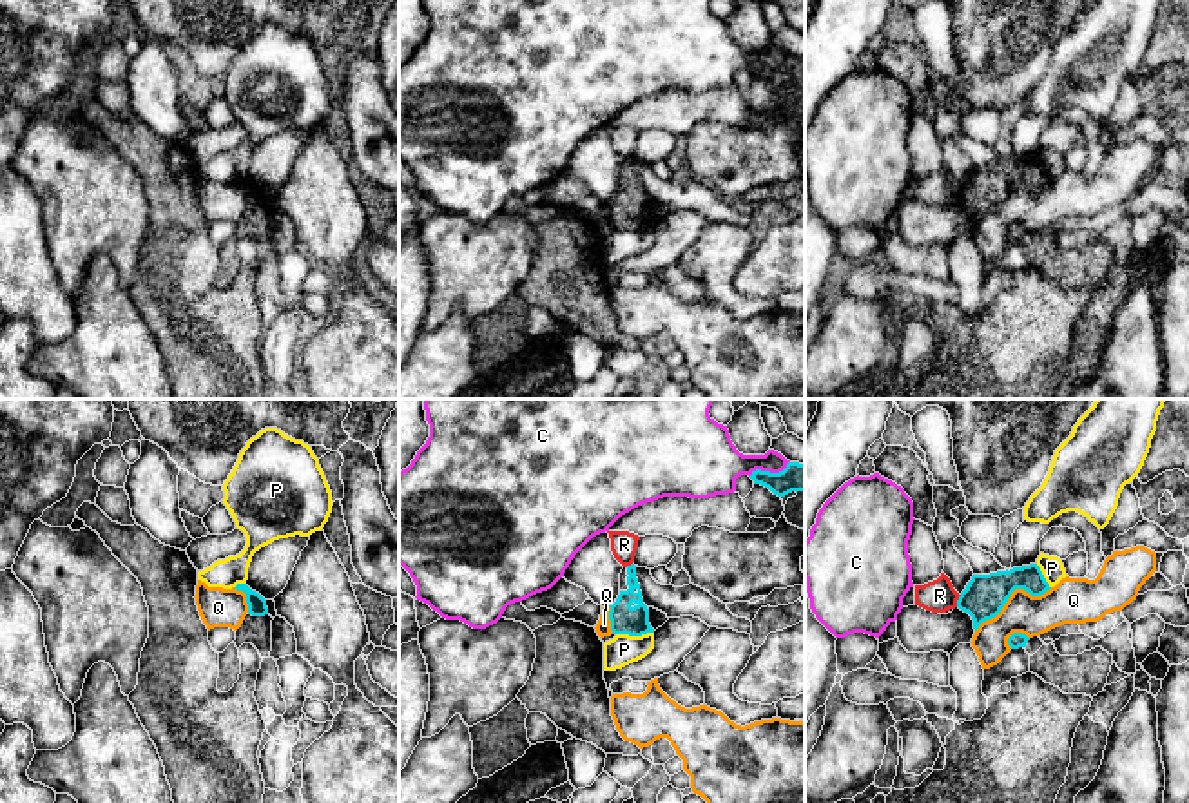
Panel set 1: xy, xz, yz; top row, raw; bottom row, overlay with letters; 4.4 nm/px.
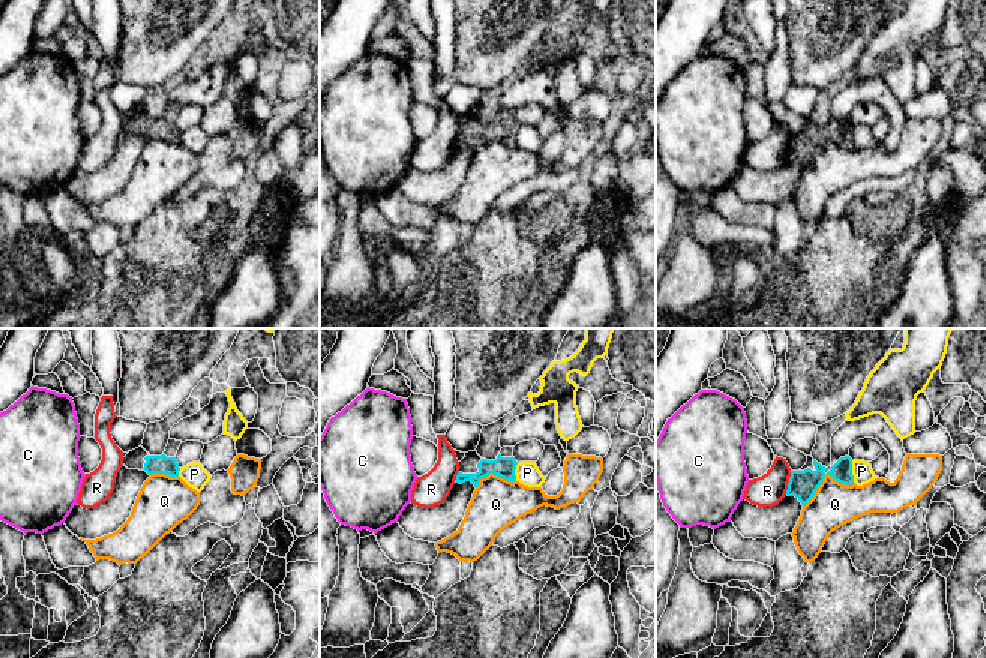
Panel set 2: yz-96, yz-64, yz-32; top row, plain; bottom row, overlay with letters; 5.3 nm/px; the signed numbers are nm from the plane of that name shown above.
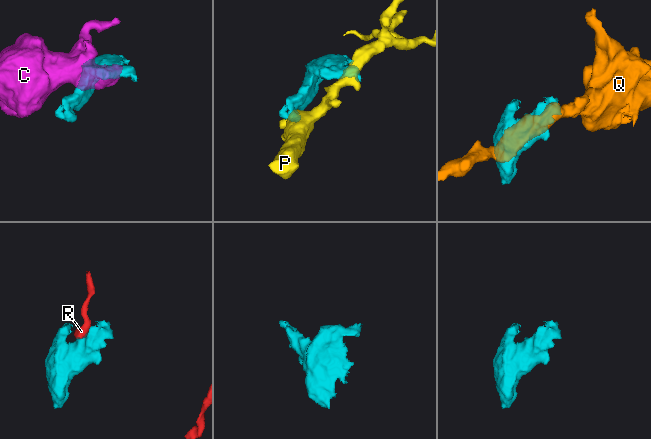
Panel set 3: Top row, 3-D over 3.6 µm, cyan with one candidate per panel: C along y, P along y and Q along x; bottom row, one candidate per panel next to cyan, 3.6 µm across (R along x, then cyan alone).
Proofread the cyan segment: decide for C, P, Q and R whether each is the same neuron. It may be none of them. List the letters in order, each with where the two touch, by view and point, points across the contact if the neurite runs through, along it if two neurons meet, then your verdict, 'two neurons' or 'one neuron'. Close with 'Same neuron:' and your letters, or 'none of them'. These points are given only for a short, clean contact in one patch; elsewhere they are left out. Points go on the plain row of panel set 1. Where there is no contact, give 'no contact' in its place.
C: contact xz (769, 66); border xz (789, 55), (778, 66), (754, 64), (749, 69); two neurons
P: contact xz (635, 229); border xz (653, 225), (617, 229); two neurons
Q: contact yz (1010, 189); two neurons
R: contact yz (957, 194); border yz (961, 189), (956, 200); two neurons
Same neuron: none of them

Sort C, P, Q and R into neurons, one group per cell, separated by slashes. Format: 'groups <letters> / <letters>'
groups C / P / Q / R

